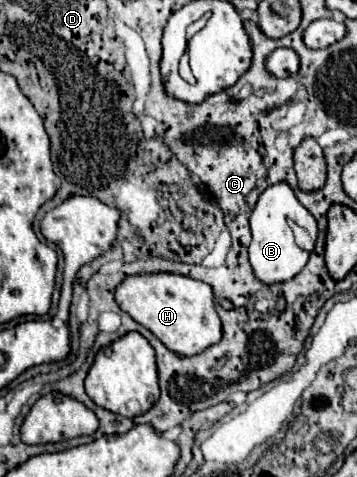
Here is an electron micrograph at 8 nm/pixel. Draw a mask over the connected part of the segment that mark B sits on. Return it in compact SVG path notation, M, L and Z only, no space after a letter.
M287 182L273 184L261 192L249 224L251 224L251 234L253 234L253 240L249 244L249 262L255 270L255 276L261 282L265 282L265 284L285 282L301 272L301 268L309 260L309 252L303 250L295 242L295 234L293 234L291 226L297 224L297 226L305 228L311 234L311 238L315 240L317 238L317 222L311 216L311 212L307 212L307 208L295 198L295 194Z

